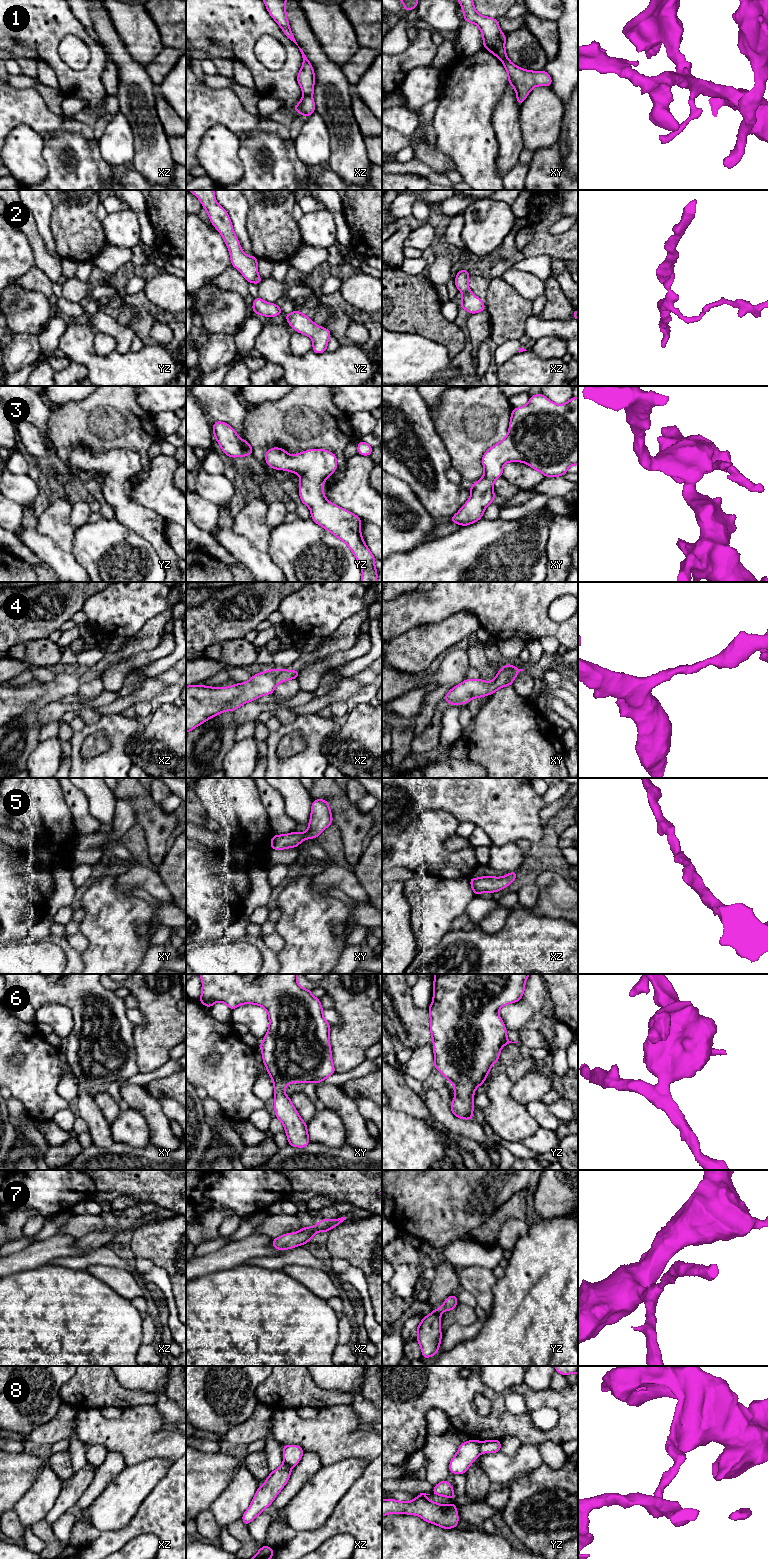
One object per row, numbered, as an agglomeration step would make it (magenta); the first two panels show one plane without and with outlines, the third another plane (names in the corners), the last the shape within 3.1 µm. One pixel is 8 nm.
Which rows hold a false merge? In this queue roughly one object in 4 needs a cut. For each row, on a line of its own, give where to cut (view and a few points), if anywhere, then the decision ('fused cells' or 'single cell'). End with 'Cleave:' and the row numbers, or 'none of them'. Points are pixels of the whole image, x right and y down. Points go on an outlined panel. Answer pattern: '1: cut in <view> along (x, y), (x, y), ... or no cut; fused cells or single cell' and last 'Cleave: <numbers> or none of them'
1: cut in xz along (304, 94), (311, 96); fused cells
2: no cut; single cell
3: no cut; single cell
4: no cut; single cell
5: no cut; single cell
6: no cut; single cell
7: no cut; single cell
8: cut in yz along (479, 1442), (479, 1450), (481, 1452); fused cells
Cleave: 1, 8

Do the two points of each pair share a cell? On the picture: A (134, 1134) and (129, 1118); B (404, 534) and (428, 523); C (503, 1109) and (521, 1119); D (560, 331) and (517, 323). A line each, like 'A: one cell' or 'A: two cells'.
A: one cell
B: one cell
C: one cell
D: two cells

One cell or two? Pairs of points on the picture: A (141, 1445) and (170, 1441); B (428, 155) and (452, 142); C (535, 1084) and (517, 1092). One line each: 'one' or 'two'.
A: one
B: two
C: one

